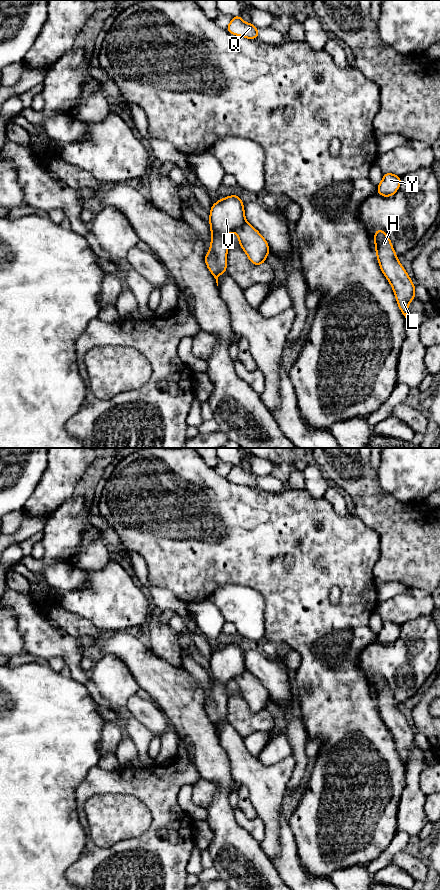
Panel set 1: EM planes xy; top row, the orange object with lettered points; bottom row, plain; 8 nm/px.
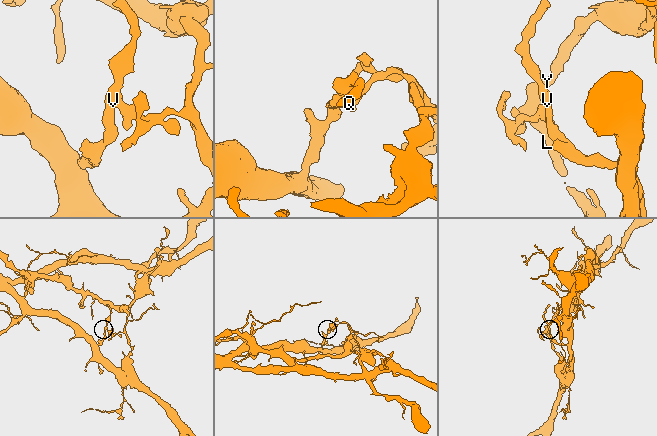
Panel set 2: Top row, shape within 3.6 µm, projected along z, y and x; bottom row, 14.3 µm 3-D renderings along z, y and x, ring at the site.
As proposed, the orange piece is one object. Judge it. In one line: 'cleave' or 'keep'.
cleave

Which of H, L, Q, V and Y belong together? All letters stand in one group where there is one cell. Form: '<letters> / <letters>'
H L Y / Q V

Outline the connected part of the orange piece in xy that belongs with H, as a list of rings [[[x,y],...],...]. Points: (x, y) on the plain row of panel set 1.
[[[377,677],[374,681],[374,687],[379,714],[391,732],[397,752],[406,766],[409,751],[416,745],[415,733],[398,709],[392,691],[384,678]]]

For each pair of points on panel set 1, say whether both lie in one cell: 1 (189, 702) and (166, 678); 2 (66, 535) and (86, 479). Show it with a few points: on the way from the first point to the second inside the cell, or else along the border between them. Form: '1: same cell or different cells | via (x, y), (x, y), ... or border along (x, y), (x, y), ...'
1: same cell | via (183, 696), (171, 684)
2: same cell | via (69, 521), (79, 501), (79, 493)

